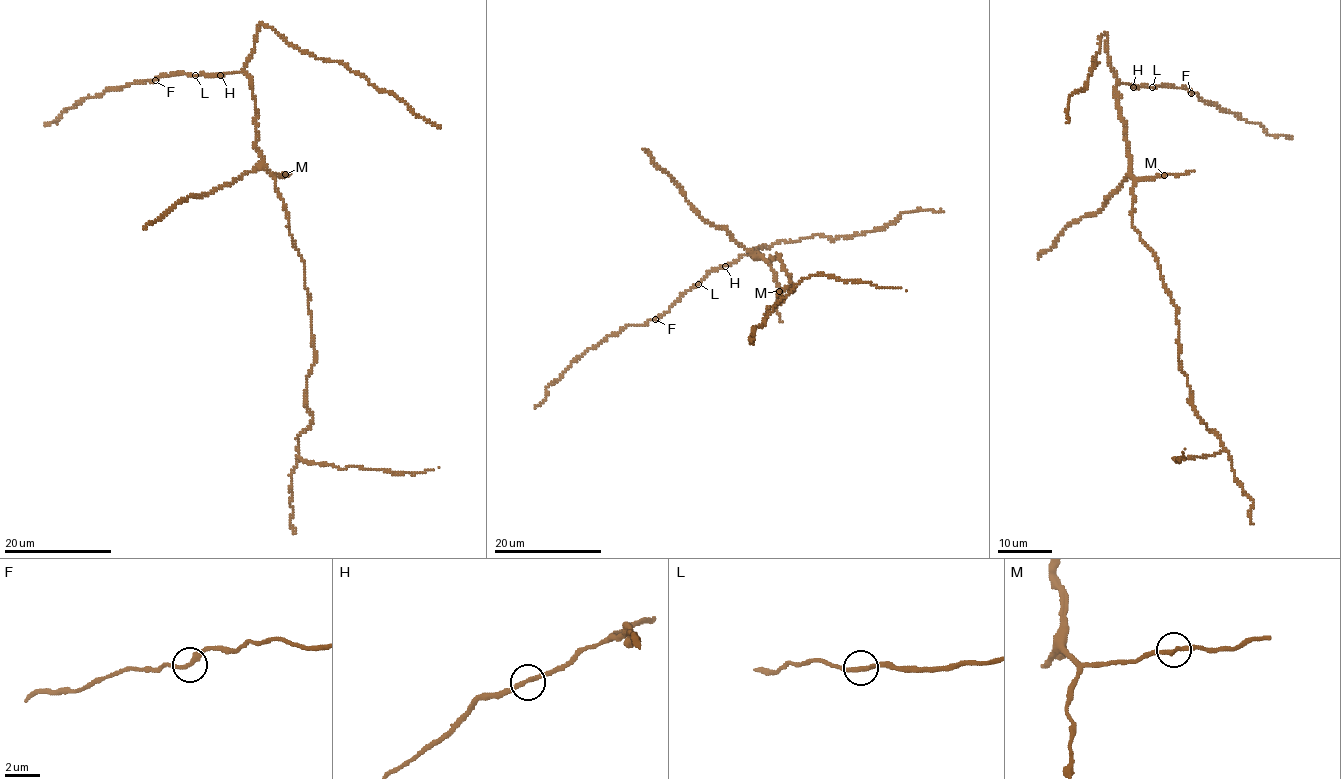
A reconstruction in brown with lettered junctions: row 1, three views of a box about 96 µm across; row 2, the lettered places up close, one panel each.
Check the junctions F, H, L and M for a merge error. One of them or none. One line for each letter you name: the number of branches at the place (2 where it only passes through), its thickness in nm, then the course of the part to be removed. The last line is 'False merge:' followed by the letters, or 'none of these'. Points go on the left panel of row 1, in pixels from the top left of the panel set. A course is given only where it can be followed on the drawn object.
False merge: none of these

